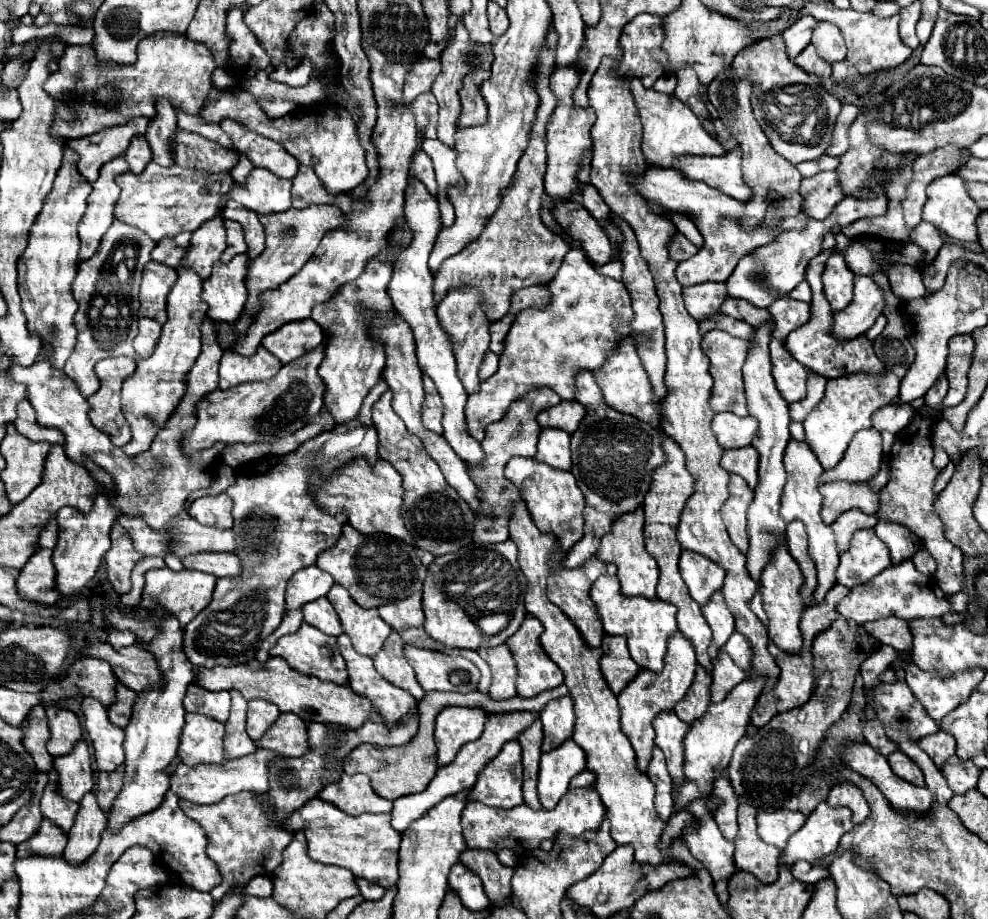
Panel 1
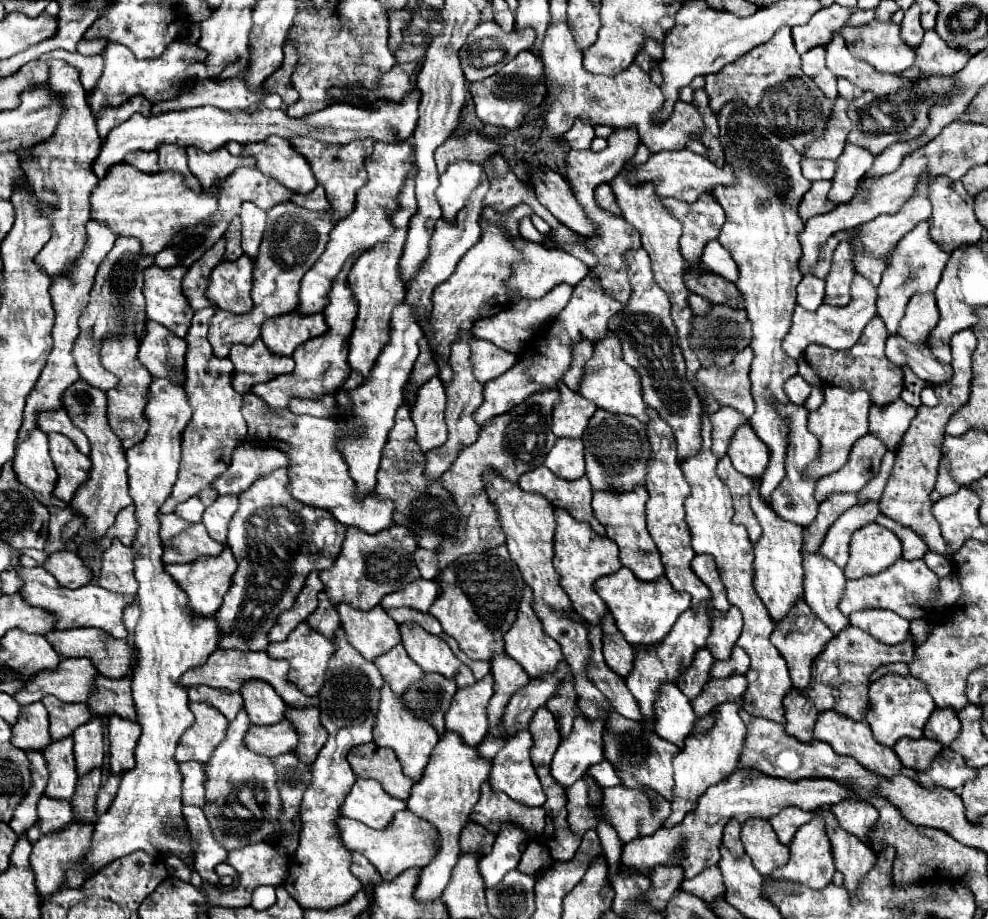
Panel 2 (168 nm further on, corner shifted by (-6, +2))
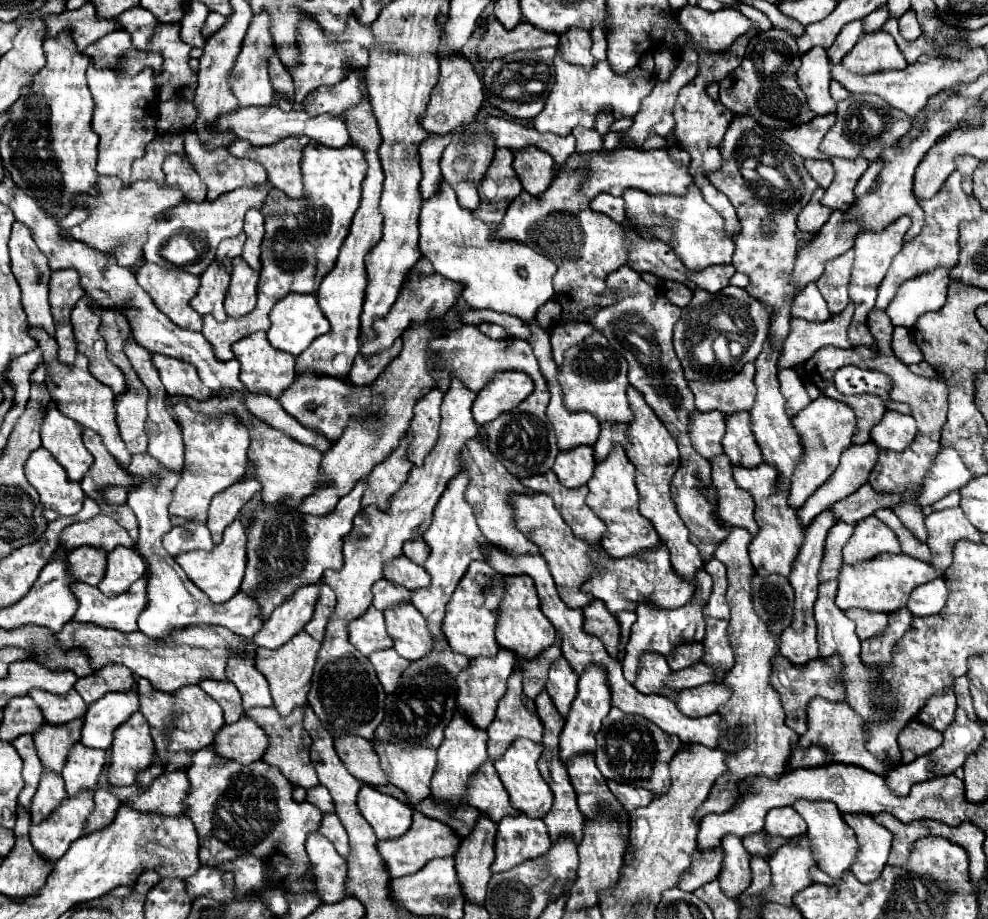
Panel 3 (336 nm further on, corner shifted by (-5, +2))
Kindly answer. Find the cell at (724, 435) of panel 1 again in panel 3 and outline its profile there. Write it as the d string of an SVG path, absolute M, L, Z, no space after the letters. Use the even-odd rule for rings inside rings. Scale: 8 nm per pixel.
M714 410L714 412L692 412L692 420L688 424L688 438L692 440L692 446L700 456L710 458L722 454L722 438L726 432L724 424L724 414Z

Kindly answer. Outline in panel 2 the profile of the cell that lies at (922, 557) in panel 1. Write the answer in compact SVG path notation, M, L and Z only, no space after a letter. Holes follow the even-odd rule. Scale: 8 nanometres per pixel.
M927 552L925 556L923 556L923 560L925 560L925 564L939 576L939 578L943 578L943 576L947 576L949 572L951 572L951 562L945 558L945 556L939 556L939 554L935 554L935 552Z

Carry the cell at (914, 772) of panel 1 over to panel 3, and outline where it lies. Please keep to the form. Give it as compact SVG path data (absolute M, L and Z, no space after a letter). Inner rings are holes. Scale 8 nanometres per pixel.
M914 718L900 732L898 744L902 750L902 762L908 764L908 762L936 750L942 744L942 734L938 730L922 724L918 718Z

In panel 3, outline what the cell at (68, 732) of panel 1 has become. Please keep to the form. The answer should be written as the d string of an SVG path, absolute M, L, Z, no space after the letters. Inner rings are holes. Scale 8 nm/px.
M36 688L28 694L38 704L38 708L42 710L42 716L50 724L66 724L78 716L84 716L84 712L88 708L86 702L82 700L82 696L74 688L70 692L66 692L64 696L56 696L56 694L50 694L44 690L36 690Z

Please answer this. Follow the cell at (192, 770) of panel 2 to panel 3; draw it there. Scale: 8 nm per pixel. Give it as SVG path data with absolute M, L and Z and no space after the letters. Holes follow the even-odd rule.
M172 770L160 774L150 786L142 788L140 784L132 784L126 788L108 788L120 804L130 806L138 812L178 816L182 814L182 800L188 796L188 778L184 770Z

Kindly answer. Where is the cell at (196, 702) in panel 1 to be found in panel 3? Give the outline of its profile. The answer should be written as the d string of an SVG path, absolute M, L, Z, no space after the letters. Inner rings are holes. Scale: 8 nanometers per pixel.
M202 680L200 688L206 694L210 694L222 706L226 724L232 724L232 722L242 718L242 714L244 714L242 698L240 698L240 692L236 690L236 686L230 680L224 680L224 682L220 682L220 680Z

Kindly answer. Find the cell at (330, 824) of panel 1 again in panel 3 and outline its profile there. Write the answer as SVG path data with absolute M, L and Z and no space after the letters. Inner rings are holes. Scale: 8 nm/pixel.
M414 812L412 828L408 830L408 834L400 836L400 840L380 840L378 842L378 852L382 854L390 876L398 878L398 876L408 876L408 874L418 872L432 858L454 856L460 842L462 842L460 836L452 828L448 828L448 824L444 824L440 820L434 820L434 818L428 818L420 812Z

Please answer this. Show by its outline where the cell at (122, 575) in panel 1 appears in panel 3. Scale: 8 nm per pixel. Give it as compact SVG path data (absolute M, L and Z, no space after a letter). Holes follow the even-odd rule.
M118 546L108 556L108 570L98 588L106 596L118 596L126 592L144 572L144 560L140 560L140 556L132 548Z

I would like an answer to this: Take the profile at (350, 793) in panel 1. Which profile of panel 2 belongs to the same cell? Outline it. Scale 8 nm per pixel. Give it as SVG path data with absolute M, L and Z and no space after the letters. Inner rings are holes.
M357 778L341 804L343 816L359 820L371 828L385 828L399 810L405 810L405 802L393 800L377 780L369 778Z

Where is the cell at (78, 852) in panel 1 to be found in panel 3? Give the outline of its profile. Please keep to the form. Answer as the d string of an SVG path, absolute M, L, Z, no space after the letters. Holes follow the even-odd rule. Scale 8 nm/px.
M76 742L76 746L68 752L68 764L64 766L62 772L66 792L74 796L80 790L94 790L104 762L106 762L104 750L84 748L84 744Z

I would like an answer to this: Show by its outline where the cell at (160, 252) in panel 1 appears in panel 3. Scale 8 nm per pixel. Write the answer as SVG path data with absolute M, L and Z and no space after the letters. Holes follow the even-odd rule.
M264 184L264 188L238 188L238 190L232 190L228 194L222 194L214 202L208 202L208 200L206 202L180 202L176 208L170 208L158 220L154 220L152 228L148 228L148 240L144 244L146 262L158 264L158 266L162 266L166 270L174 270L174 264L170 264L166 258L162 258L160 250L170 240L170 236L184 234L192 242L192 246L198 250L198 258L194 262L190 262L190 264L178 266L178 270L190 272L194 276L200 276L212 264L220 240L238 236L242 232L242 218L244 218L246 210L250 210L250 208L260 210L268 190L270 190L270 184Z

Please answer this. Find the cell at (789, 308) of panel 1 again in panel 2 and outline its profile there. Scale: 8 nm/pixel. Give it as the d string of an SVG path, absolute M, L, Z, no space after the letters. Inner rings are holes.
M861 274L855 276L853 280L853 300L847 306L829 306L829 304L821 304L821 308L817 308L815 312L809 312L805 308L801 308L799 304L795 306L793 312L793 324L791 330L787 332L787 336L783 338L783 350L799 360L803 358L805 348L811 344L821 344L821 346L829 346L833 350L847 350L851 346L857 344L863 328L877 316L877 288L863 278Z

